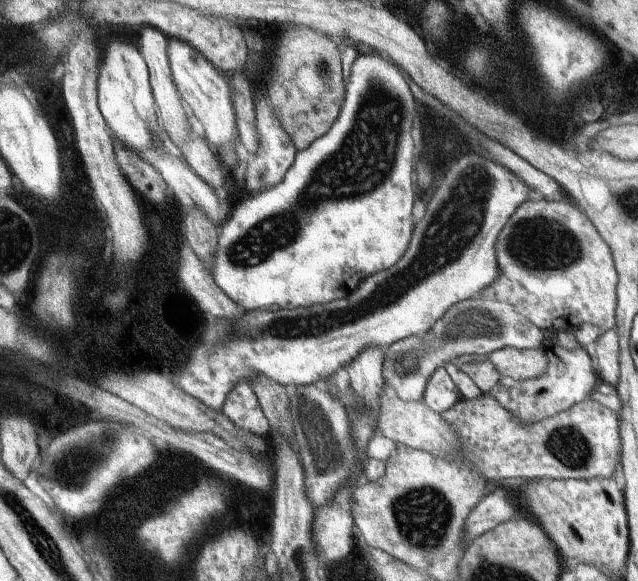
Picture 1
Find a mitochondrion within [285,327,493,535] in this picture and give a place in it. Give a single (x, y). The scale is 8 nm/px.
(325, 445)

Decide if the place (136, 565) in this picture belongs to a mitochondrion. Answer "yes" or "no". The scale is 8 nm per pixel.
yes

